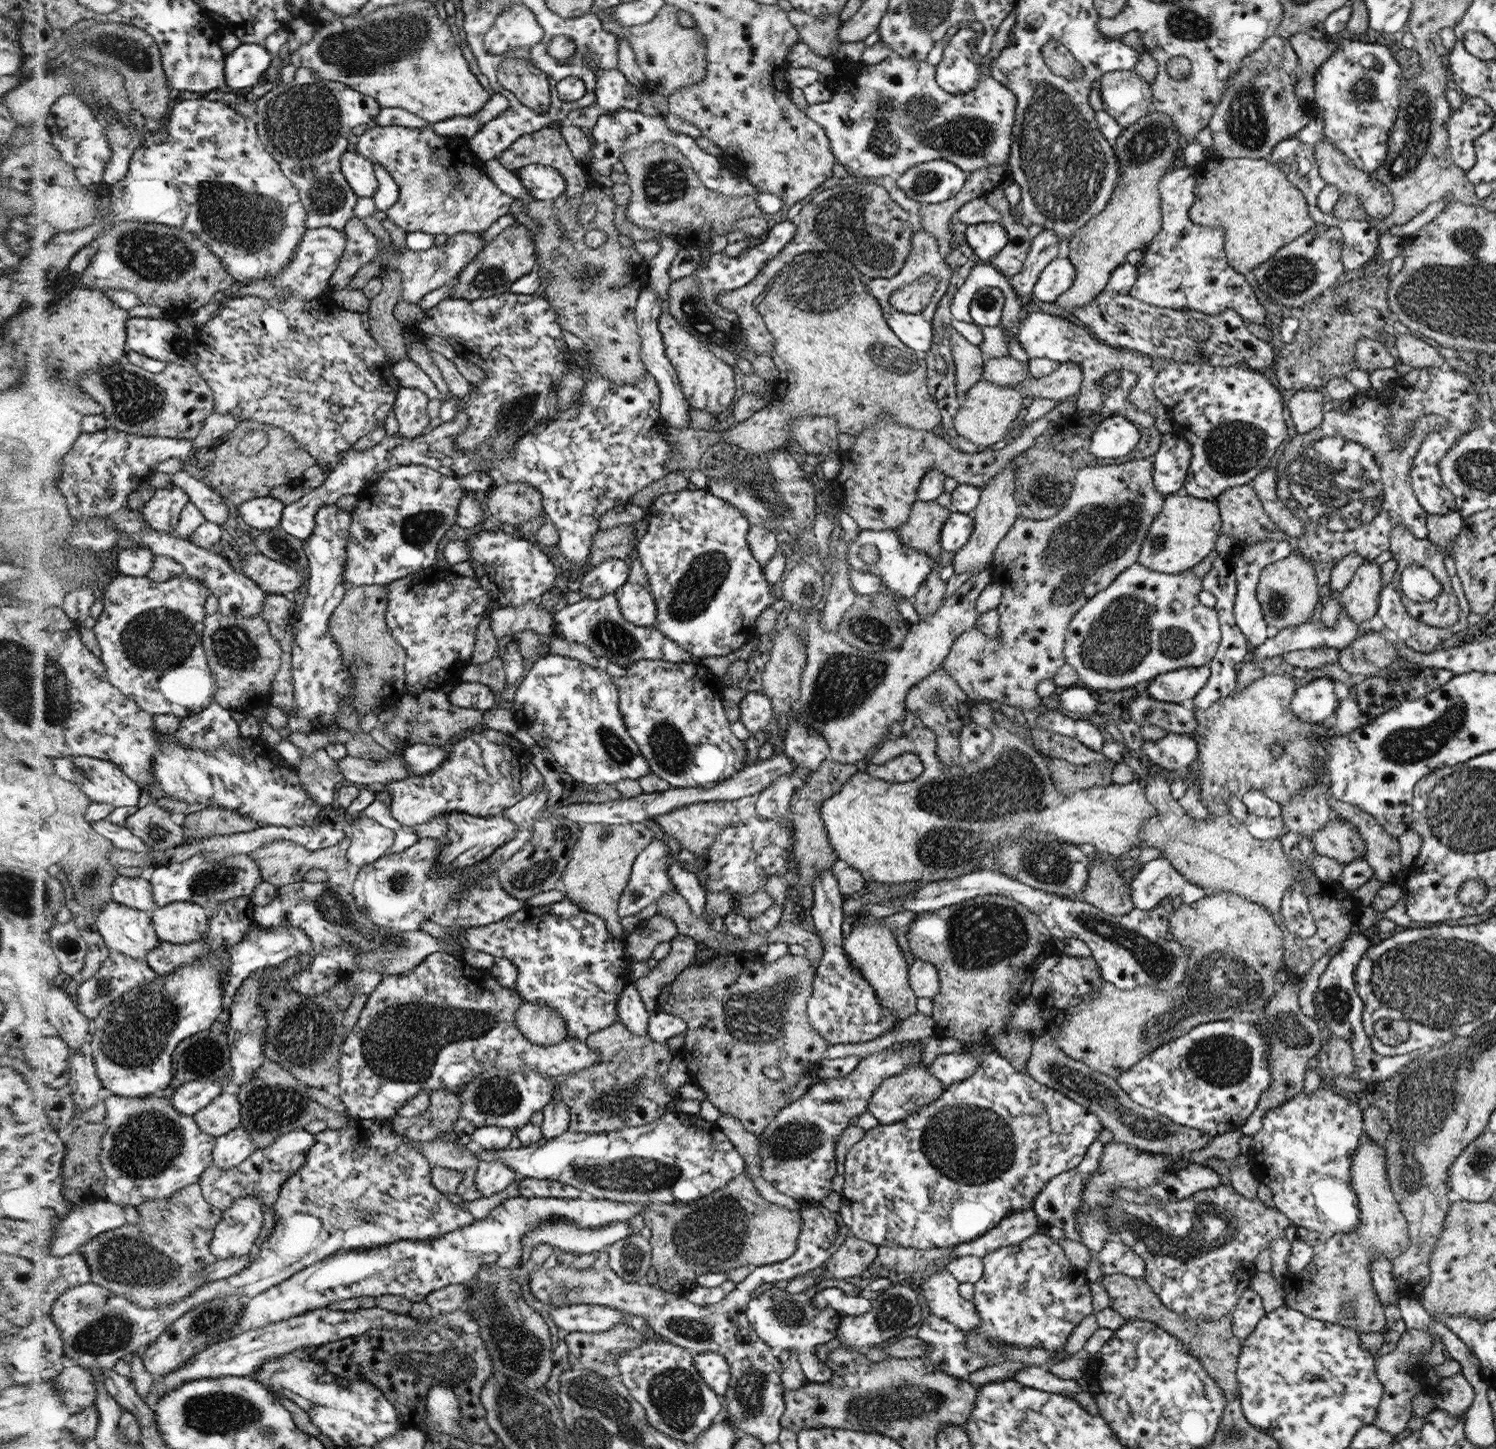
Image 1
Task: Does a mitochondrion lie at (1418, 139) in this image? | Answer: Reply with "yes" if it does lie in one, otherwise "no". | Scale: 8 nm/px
yes

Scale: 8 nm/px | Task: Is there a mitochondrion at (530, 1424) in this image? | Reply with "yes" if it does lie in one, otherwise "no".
yes

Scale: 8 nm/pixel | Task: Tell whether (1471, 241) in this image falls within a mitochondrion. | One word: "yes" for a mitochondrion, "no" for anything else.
yes

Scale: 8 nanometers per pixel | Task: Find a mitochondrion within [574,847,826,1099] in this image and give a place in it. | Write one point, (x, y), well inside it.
(759, 1017)

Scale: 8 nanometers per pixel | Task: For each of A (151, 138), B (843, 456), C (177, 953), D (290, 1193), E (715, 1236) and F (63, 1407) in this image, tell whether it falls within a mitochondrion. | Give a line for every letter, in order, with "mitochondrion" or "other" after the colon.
A: other
B: other
C: other
D: other
E: mitochondrion
F: other

